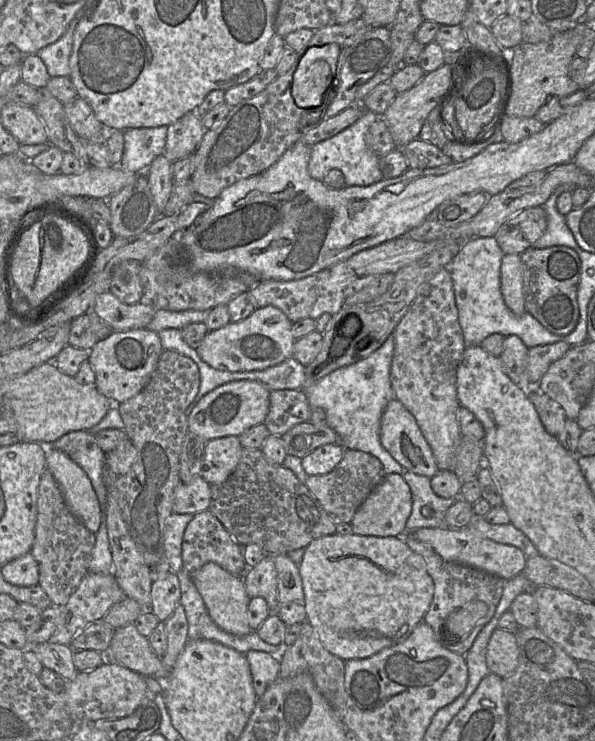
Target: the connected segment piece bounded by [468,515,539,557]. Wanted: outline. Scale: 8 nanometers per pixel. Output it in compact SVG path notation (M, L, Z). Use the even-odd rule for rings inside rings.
M475 515L468 527L479 531L485 537L497 543L518 547L526 557L539 555L538 550L529 538L511 523L489 524L484 518Z

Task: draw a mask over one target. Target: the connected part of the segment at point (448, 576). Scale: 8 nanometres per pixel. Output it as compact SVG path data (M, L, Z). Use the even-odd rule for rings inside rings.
M406 532L401 539L413 552L420 555L425 560L427 571L434 582L433 598L429 609L424 616L423 622L427 623L433 629L436 640L444 648L459 655L465 656L472 647L478 634L492 619L497 605L500 602L504 584L507 580L503 580L499 577L470 566L445 561L429 544L413 538L408 534L408 532ZM472 601L484 602L487 606L487 613L483 618L478 620L476 626L470 632L470 634L465 639L460 641L459 638L461 637L453 637L456 635L450 635L451 632L447 628L447 623L450 619L449 615L458 608L461 608Z

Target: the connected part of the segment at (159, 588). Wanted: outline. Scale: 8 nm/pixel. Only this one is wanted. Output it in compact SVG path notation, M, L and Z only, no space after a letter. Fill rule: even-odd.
M169 572L152 581L151 612L159 622L166 622L180 604L181 588L177 574Z

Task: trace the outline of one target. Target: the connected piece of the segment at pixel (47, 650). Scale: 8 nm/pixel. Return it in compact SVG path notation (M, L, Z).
M47 641L38 645L31 645L39 661L45 668L49 668L66 681L74 679L78 670L73 663L74 650L70 645L56 644Z

